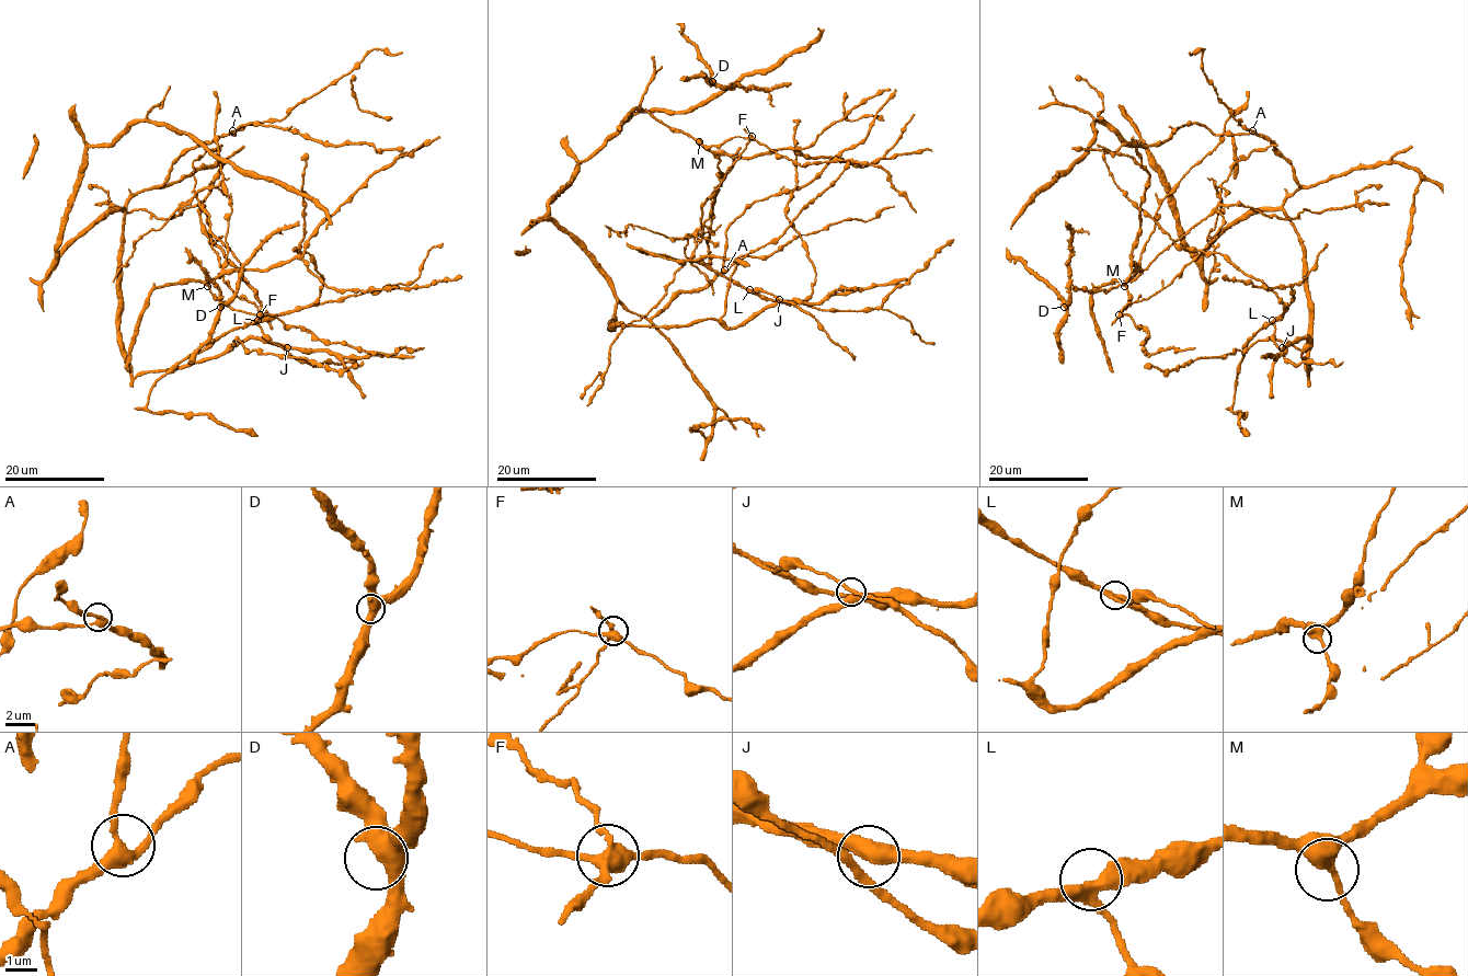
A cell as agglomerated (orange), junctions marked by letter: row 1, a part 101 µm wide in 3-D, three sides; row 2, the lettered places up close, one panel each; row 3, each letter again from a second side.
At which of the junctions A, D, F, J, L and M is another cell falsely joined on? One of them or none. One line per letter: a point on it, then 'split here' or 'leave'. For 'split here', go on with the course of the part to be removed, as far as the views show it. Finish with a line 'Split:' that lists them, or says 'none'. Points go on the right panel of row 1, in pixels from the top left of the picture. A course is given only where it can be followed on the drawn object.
A: at (1252, 130); leave
D: at (1064, 307); leave
F: at (1119, 314); split here; foreign part runs (1120, 314), (1196, 257), (1223, 224), (1223, 205), (1293, 219), (1305, 208), (1353, 205), (1361, 190), (1382, 186)
J: at (1282, 347); leave
L: at (1272, 320); leave
M: at (1124, 286); leave
Split: F

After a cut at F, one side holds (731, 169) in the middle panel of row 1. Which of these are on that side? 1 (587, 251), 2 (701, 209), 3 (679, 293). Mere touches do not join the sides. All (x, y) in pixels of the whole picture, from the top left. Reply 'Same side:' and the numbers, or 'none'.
Same side: 2

